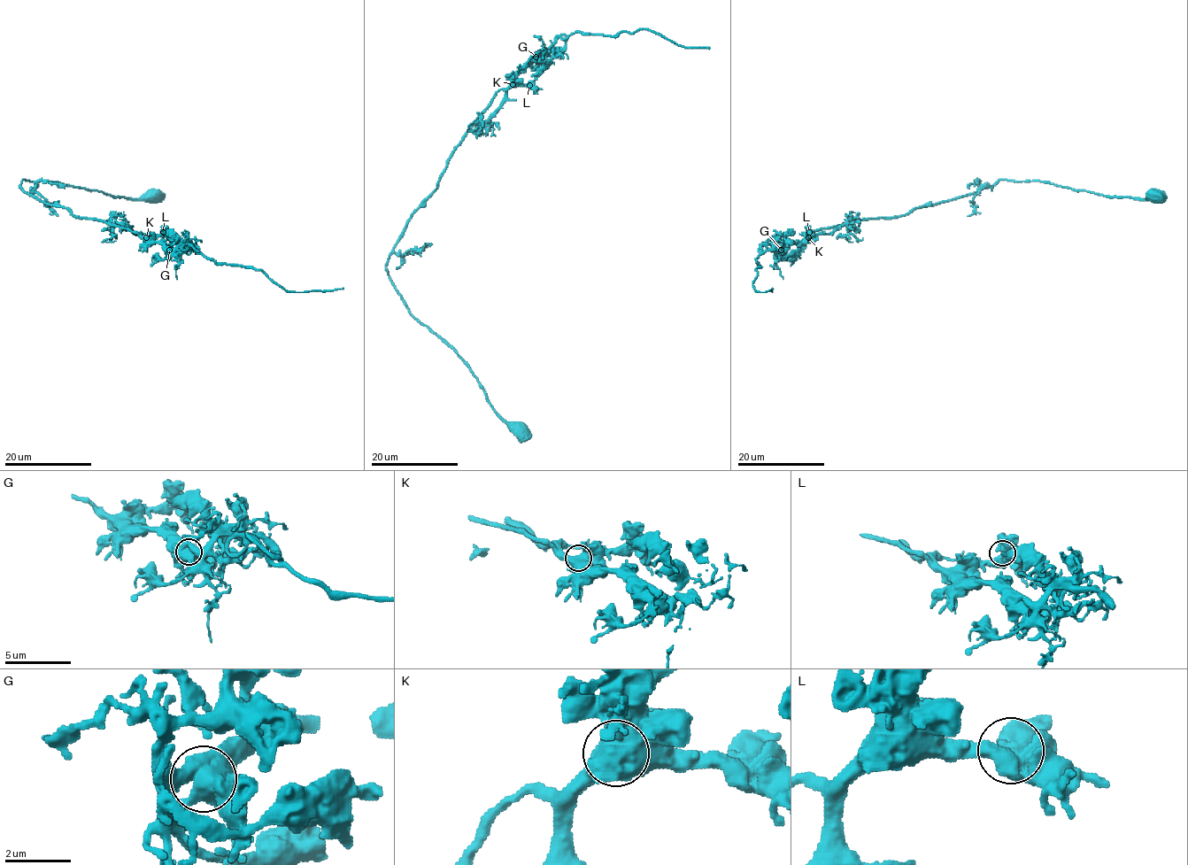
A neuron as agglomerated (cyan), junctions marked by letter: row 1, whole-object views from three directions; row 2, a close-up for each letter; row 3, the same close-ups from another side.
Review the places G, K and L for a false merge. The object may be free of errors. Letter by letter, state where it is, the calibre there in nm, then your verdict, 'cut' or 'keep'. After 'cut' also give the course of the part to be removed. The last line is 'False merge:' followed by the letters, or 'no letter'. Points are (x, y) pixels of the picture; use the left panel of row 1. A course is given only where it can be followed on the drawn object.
G: (169, 250) | 750 nm | keep
K: (146, 237) | 650 nm | keep
L: (163, 232) | 750 nm | keep
False merge: no letter

